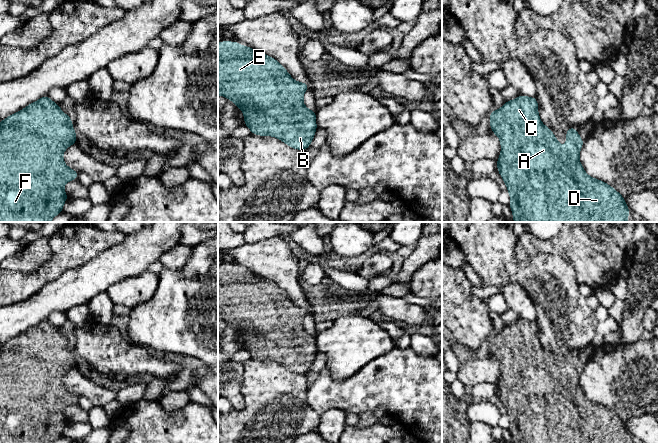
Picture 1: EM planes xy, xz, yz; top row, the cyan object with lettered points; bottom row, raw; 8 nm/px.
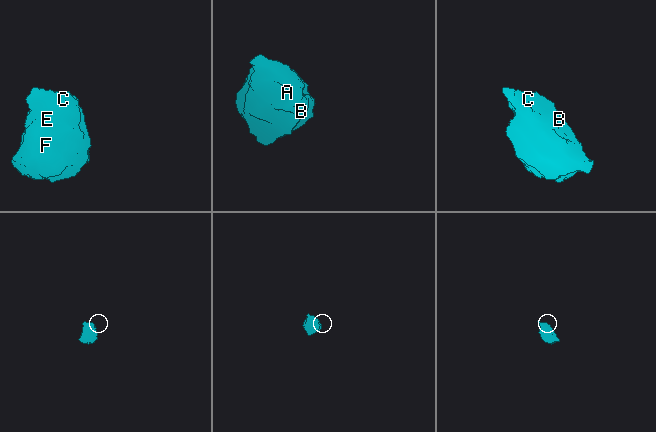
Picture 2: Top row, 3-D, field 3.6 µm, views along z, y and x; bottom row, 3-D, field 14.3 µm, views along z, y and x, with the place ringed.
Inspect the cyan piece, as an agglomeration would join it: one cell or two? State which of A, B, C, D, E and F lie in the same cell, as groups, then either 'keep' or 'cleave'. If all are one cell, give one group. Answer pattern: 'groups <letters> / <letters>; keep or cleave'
groups A B C D E F; keep

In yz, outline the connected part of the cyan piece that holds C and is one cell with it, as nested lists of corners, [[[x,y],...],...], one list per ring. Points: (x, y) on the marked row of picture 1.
[[[519,95],[506,101],[501,108],[492,110],[489,122],[491,132],[500,139],[497,171],[510,194],[509,207],[514,222],[628,222],[630,210],[625,198],[606,182],[589,176],[581,165],[579,155],[584,140],[577,128],[566,130],[566,146],[562,148],[551,128],[542,123],[536,97]]]

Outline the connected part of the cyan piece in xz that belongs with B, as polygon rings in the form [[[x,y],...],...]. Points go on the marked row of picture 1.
[[[237,40],[218,43],[218,96],[226,97],[242,110],[244,125],[253,135],[276,137],[291,148],[308,150],[318,129],[316,111],[306,108],[303,101],[304,93],[309,88],[307,83],[295,81],[286,68],[269,55],[239,45]]]

